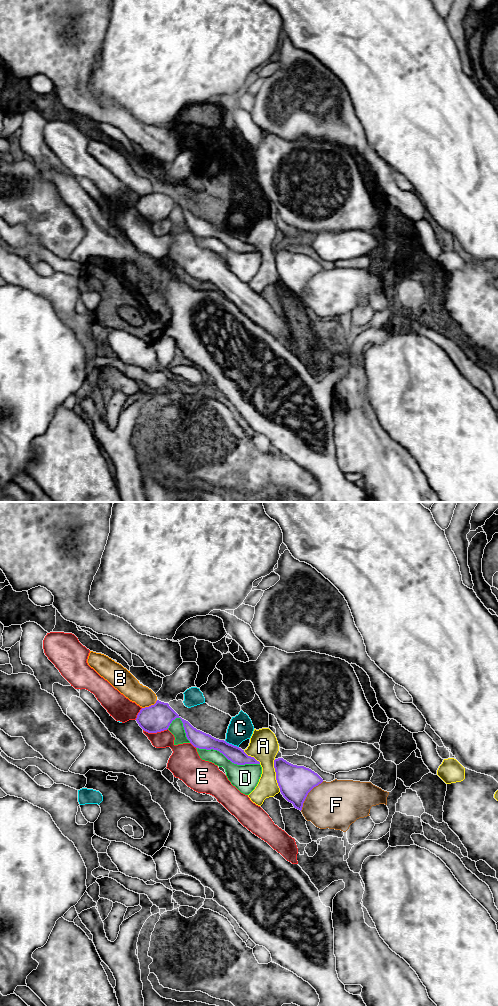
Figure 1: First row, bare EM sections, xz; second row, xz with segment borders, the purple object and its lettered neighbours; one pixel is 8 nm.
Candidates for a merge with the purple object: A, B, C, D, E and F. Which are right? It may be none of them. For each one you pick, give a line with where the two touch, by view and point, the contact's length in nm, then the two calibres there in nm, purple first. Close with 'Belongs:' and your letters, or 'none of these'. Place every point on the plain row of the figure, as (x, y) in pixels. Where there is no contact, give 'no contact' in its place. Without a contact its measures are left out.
Belongs: none of these

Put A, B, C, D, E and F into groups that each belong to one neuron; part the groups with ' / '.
A / B / C / D / E / F

